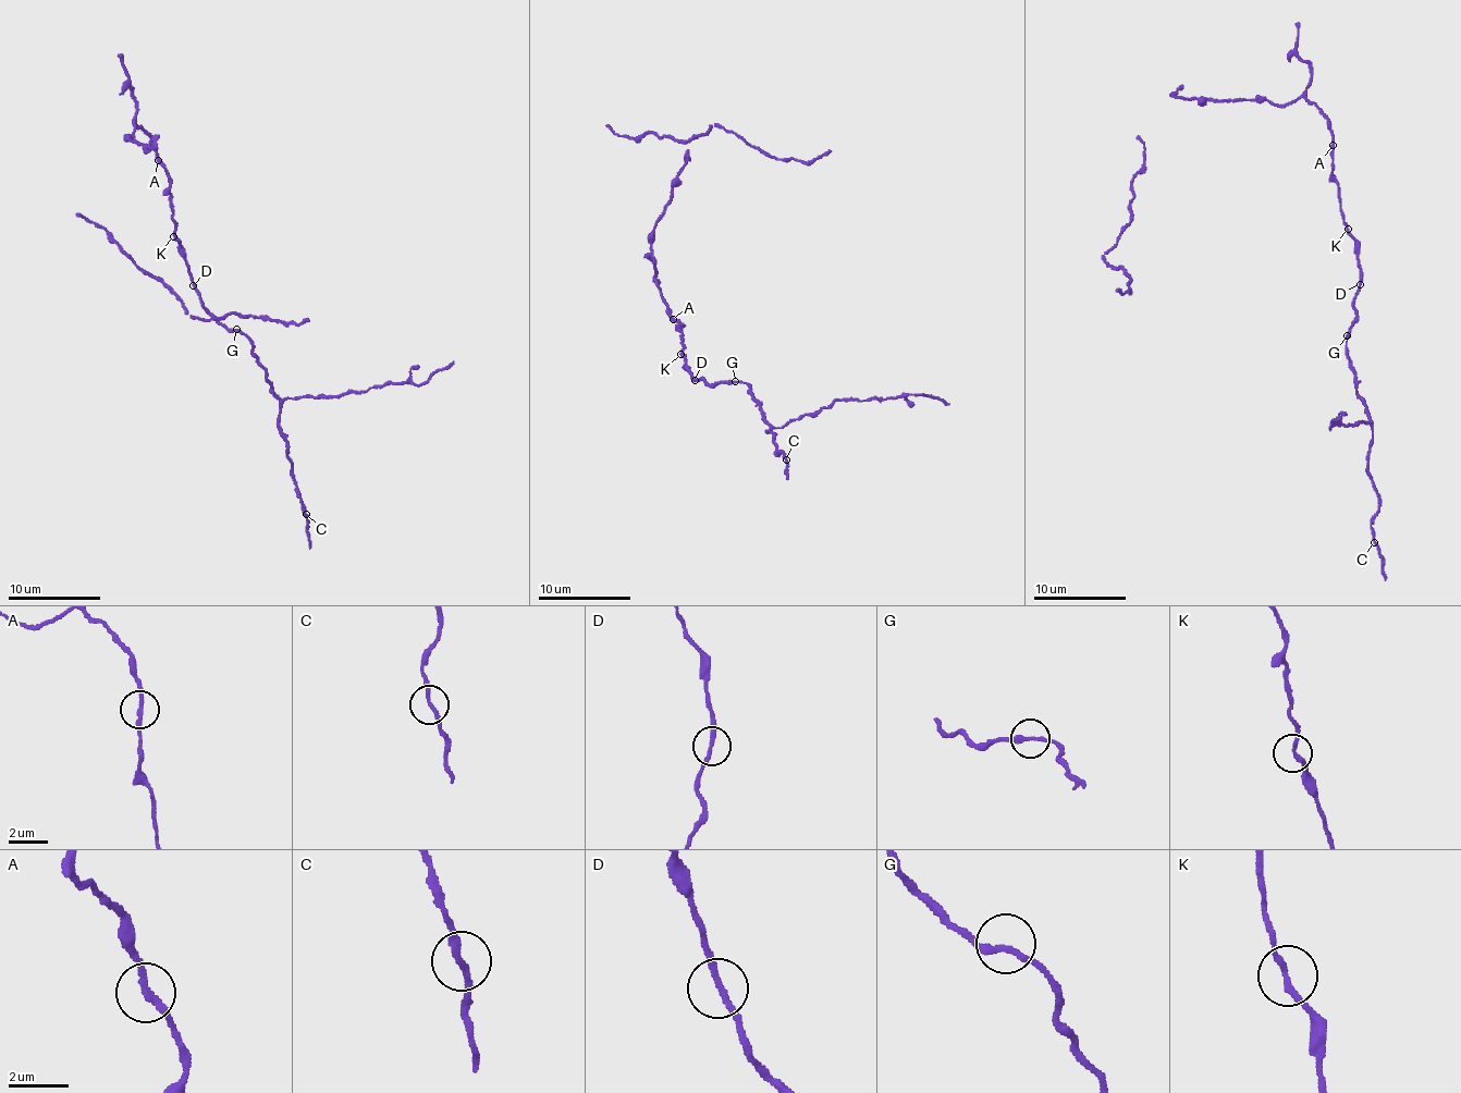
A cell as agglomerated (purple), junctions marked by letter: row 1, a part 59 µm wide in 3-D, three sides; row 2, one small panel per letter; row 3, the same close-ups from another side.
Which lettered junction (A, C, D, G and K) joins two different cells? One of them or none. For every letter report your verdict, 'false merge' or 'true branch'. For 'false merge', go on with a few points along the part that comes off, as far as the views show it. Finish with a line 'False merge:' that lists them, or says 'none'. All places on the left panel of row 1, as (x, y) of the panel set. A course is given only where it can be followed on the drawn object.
A: true branch
C: true branch
D: true branch
G: true branch
K: true branch
False merge: none

